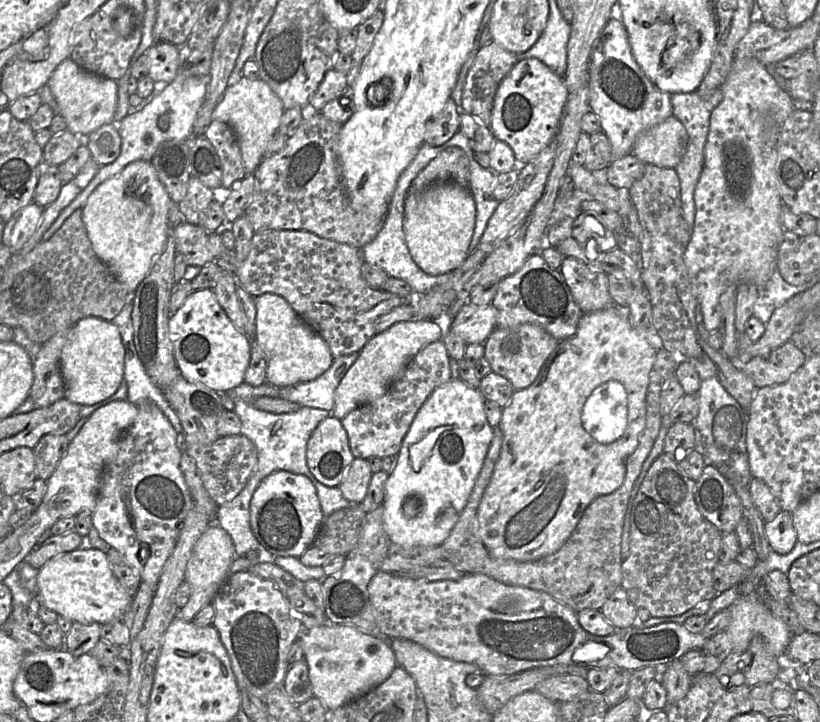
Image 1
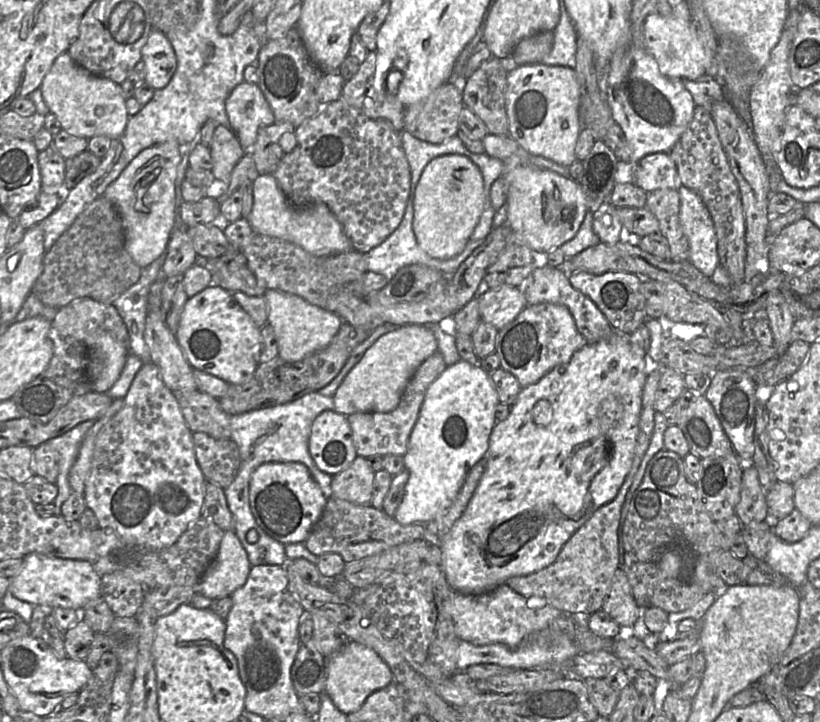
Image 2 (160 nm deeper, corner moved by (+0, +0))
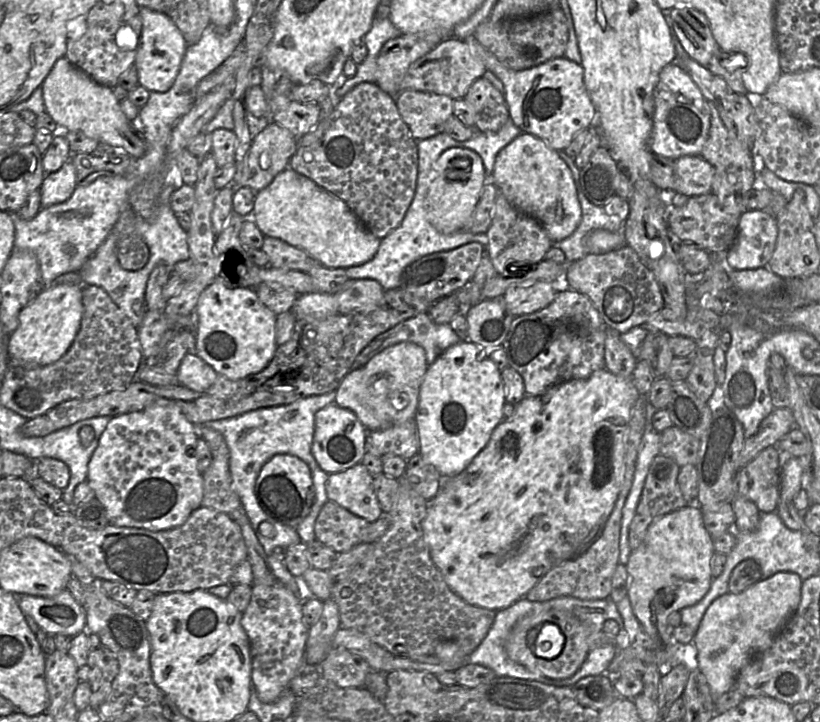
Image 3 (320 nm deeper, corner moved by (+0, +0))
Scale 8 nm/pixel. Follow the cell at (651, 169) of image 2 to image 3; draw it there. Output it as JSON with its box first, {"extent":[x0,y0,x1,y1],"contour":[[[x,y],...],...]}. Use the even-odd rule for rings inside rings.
{"extent":[672,156,713,197],"contour":[[[682,156],[673,161],[672,191],[688,197],[711,193],[713,167],[700,156]]]}

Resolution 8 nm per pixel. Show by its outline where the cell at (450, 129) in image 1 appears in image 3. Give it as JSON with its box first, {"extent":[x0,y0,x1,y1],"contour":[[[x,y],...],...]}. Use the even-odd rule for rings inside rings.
{"extent":[395,89,454,140],"contour":[[[410,89],[401,91],[395,99],[415,140],[444,132],[445,123],[454,115],[454,99],[447,95]]]}

